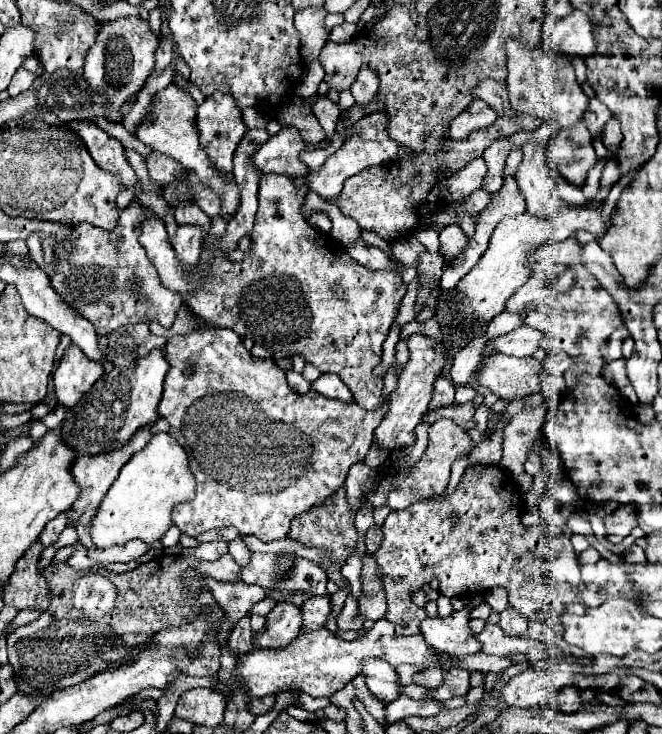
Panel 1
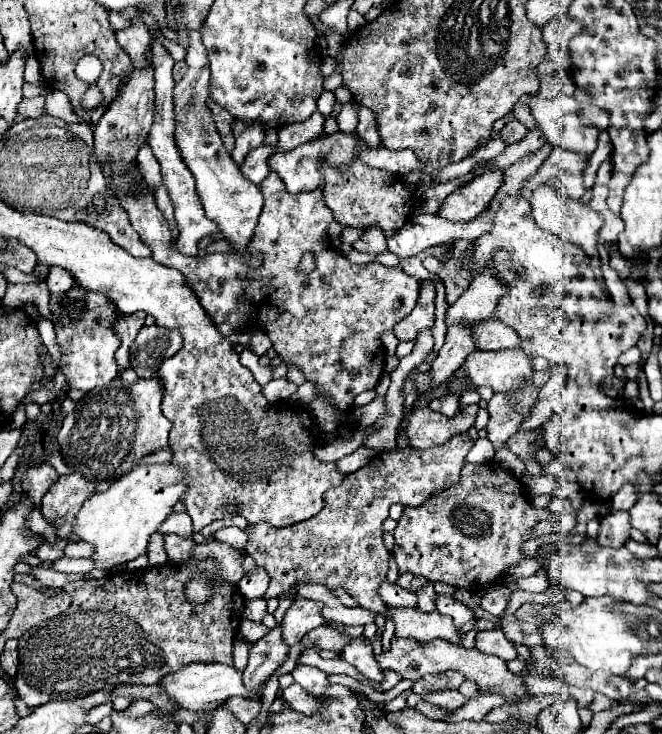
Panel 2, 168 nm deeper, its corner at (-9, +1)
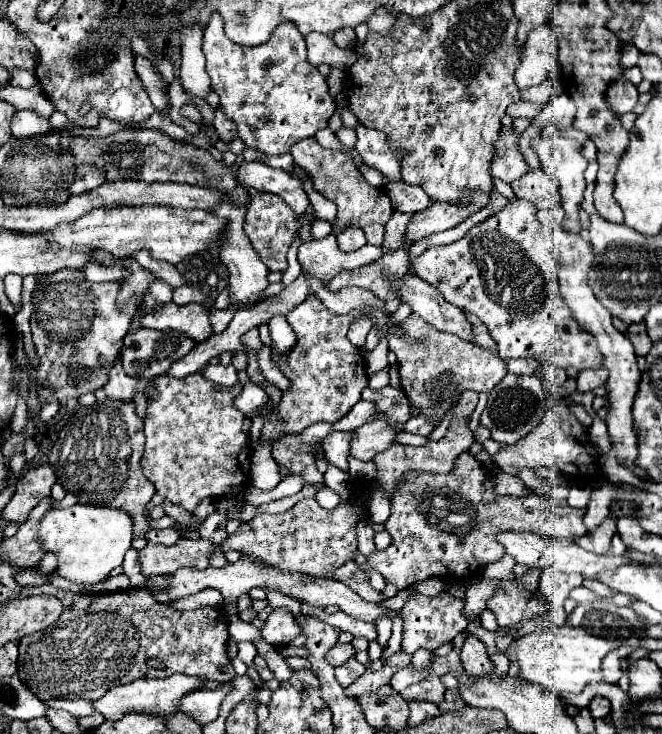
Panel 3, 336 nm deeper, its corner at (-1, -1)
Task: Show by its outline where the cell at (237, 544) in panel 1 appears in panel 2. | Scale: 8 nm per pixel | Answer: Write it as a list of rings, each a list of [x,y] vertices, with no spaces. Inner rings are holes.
[[[258,567],[254,573],[242,577],[242,581],[238,583],[238,591],[242,593],[244,599],[260,598],[268,589],[268,573]]]

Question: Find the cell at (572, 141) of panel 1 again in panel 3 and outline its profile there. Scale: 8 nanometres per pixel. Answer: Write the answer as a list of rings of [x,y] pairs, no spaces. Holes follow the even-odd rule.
[[[538,167],[536,171],[528,171],[520,179],[512,183],[512,189],[518,199],[532,201],[538,209],[556,209],[560,207],[560,193],[558,183],[554,177],[550,177],[544,167]]]

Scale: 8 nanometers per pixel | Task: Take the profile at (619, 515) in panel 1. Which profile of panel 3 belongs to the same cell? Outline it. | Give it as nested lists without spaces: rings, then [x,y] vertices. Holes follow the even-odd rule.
[[[606,517],[594,531],[590,531],[584,537],[580,537],[576,543],[582,549],[588,549],[588,551],[604,555],[604,553],[608,553],[610,541],[612,541],[614,535],[616,535],[616,517]]]

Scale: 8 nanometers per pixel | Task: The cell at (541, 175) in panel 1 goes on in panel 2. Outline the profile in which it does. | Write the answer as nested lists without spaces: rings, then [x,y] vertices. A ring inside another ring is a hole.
[[[542,185],[536,193],[532,193],[530,195],[530,203],[532,203],[532,217],[534,217],[534,221],[536,221],[536,225],[540,229],[544,229],[544,231],[548,231],[552,235],[558,235],[562,241],[570,241],[570,243],[582,247],[582,251],[590,257],[590,265],[592,265],[596,281],[600,281],[602,291],[606,295],[610,295],[608,289],[606,289],[604,277],[602,277],[600,257],[598,257],[598,249],[596,249],[596,245],[598,245],[598,231],[604,225],[602,217],[596,211],[592,211],[588,205],[584,205],[580,199],[572,199],[564,191],[554,189],[552,185]]]

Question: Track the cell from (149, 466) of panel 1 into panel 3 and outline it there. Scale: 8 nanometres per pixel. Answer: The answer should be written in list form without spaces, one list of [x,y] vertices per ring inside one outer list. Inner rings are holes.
[[[76,503],[68,509],[52,509],[42,517],[40,523],[40,543],[46,551],[58,555],[58,575],[74,581],[74,583],[100,583],[108,577],[108,573],[122,565],[124,553],[132,545],[132,517],[116,507],[110,505],[84,505]]]

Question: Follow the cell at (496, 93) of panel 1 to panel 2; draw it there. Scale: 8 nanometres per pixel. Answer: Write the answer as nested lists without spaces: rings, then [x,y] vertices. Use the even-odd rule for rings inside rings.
[[[512,121],[512,123],[506,123],[506,125],[504,125],[504,129],[500,131],[500,137],[502,137],[502,141],[504,141],[506,145],[510,145],[510,143],[522,141],[522,139],[526,137],[526,131],[528,131],[528,129],[526,129],[522,123]]]

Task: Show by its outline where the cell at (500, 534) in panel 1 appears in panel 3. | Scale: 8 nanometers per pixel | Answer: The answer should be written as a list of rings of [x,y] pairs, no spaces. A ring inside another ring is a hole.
[[[462,453],[450,473],[412,473],[404,477],[392,495],[392,513],[386,521],[392,545],[372,553],[368,567],[398,589],[406,589],[428,577],[466,581],[480,567],[502,557],[504,547],[496,541],[496,535],[502,531],[536,533],[566,541],[576,541],[586,533],[582,523],[584,509],[574,509],[566,501],[548,501],[534,493],[526,497],[498,495],[492,481],[482,475],[482,469],[470,453]]]

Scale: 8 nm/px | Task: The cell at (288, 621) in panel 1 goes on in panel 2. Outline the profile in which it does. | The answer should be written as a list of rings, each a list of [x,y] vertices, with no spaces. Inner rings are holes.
[[[276,625],[250,647],[250,659],[244,669],[246,685],[250,685],[250,689],[258,689],[262,681],[268,681],[270,673],[276,673],[276,669],[286,661],[288,651],[290,647],[282,641],[282,629]]]

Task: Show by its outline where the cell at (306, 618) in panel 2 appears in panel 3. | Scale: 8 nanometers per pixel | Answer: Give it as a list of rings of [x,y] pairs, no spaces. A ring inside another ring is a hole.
[[[286,607],[274,609],[266,619],[266,627],[262,629],[264,641],[268,641],[274,647],[286,647],[300,633],[302,633],[302,627],[298,625],[292,611]]]

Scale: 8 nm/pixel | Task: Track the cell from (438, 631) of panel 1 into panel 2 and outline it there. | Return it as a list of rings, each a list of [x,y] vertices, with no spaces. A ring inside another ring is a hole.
[[[386,607],[382,613],[386,619],[394,621],[396,631],[394,637],[412,637],[418,641],[432,641],[432,639],[446,639],[450,643],[460,643],[456,627],[452,625],[450,617],[440,615],[436,611],[422,613],[420,609],[394,609]]]

